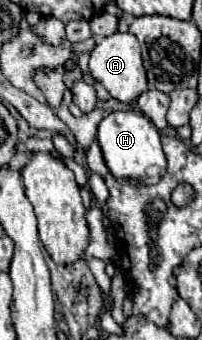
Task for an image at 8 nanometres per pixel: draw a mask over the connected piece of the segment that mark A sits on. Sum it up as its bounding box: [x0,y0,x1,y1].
[90,33,148,103]

